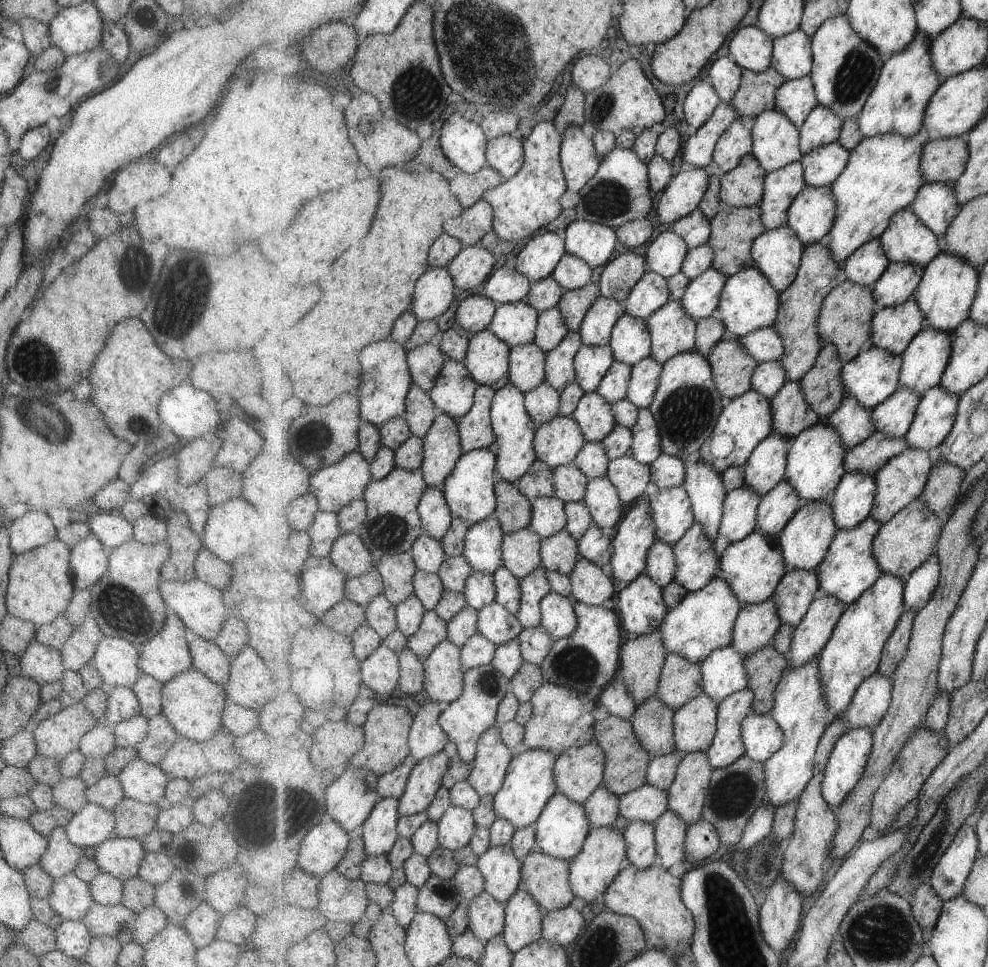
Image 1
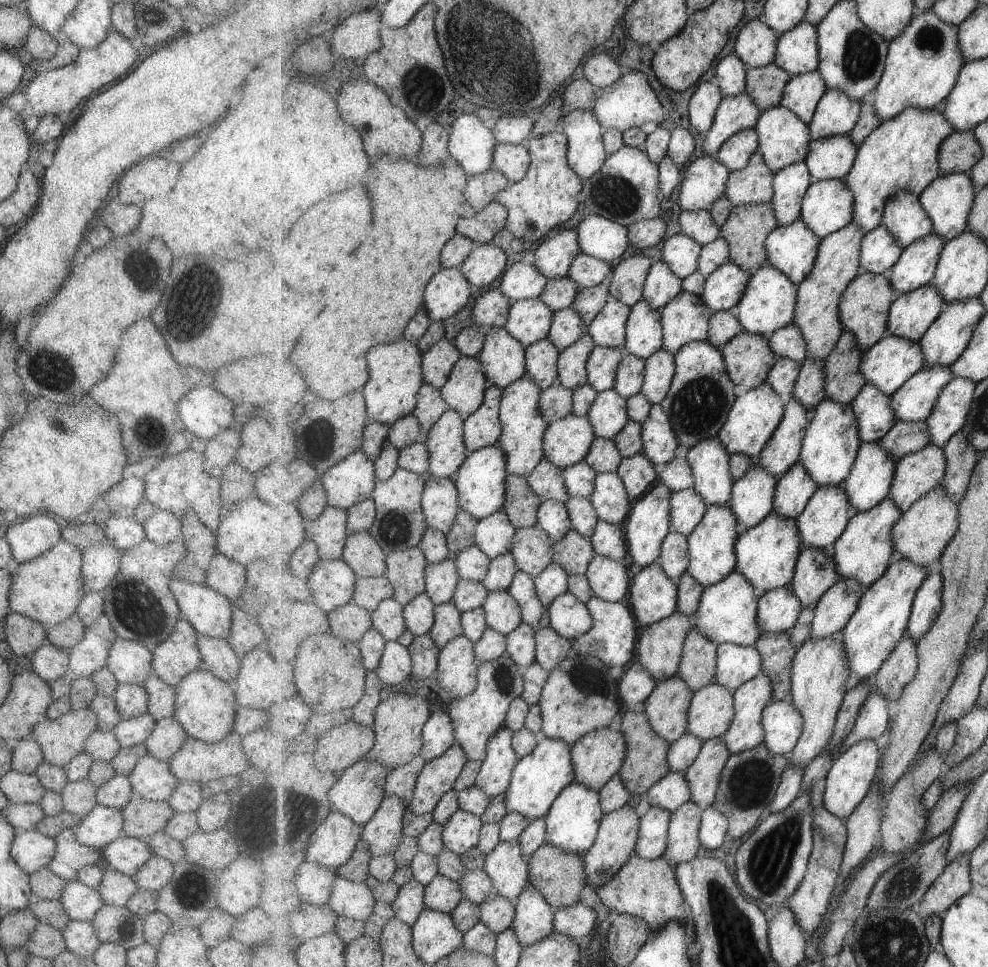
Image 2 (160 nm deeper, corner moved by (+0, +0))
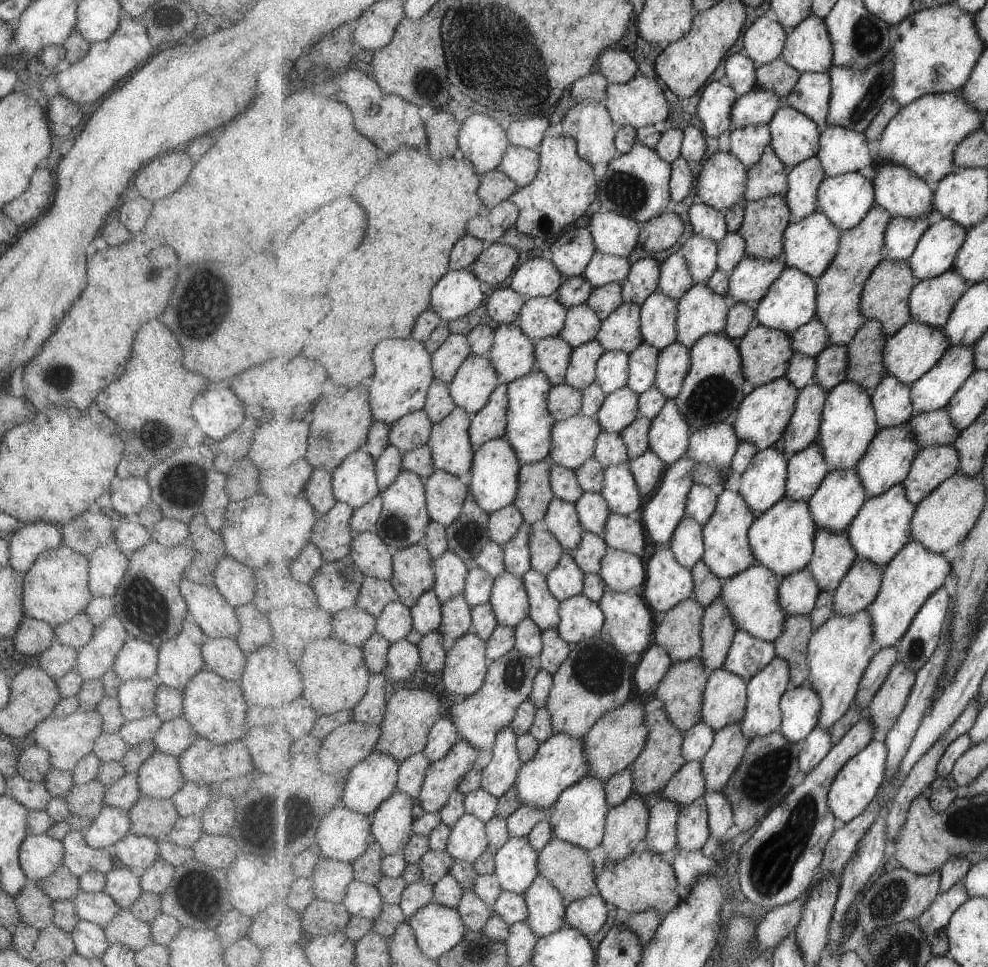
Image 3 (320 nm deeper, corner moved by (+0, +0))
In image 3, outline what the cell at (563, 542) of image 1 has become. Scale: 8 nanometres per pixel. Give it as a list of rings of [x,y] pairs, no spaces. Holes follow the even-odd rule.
[[[585,531],[580,547],[567,551],[567,553],[571,553],[576,558],[577,564],[580,564],[584,573],[588,575],[591,573],[600,574],[602,560],[608,550],[607,541],[602,536]]]

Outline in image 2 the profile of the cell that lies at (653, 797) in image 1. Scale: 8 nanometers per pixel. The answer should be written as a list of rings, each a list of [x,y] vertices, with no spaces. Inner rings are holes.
[[[670,772],[655,786],[649,788],[641,798],[646,798],[651,807],[657,806],[673,813],[691,801],[691,788],[685,773]]]

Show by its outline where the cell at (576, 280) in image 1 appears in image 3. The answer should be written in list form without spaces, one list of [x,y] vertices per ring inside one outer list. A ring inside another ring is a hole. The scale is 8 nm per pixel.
[[[597,251],[583,277],[590,280],[596,288],[611,283],[623,283],[628,279],[631,271],[632,264],[628,257]]]

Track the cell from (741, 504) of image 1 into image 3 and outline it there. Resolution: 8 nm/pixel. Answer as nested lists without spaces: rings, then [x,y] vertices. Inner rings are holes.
[[[776,445],[760,450],[751,466],[740,476],[739,492],[744,494],[756,515],[762,515],[788,491],[788,458]]]

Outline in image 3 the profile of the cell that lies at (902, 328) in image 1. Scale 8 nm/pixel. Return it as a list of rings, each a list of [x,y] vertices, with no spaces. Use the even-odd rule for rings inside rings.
[[[957,269],[919,281],[909,299],[913,318],[937,328],[944,328],[952,318],[956,304],[972,285]]]

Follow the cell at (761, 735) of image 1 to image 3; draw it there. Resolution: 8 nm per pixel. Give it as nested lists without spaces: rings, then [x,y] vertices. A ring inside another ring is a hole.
[[[809,683],[792,686],[780,704],[784,720],[780,728],[794,743],[802,743],[814,731],[822,715],[822,700],[815,687]]]

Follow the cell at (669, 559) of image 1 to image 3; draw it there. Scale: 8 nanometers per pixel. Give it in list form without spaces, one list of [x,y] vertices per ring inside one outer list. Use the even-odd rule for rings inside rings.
[[[686,516],[674,532],[671,548],[682,565],[693,568],[704,558],[706,551],[704,526],[693,517]]]

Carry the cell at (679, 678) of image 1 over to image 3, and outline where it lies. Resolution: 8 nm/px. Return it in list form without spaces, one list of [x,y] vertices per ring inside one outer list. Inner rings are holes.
[[[723,597],[717,598],[708,606],[703,624],[704,650],[699,656],[708,666],[708,671],[713,672],[724,666],[740,628]]]

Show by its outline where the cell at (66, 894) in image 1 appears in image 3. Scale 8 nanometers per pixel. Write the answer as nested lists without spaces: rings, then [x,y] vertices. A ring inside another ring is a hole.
[[[79,889],[72,898],[78,920],[89,921],[102,927],[121,910],[105,893],[86,893]]]

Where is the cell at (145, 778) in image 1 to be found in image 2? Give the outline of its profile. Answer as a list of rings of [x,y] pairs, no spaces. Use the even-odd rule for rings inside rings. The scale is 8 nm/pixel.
[[[144,755],[127,774],[133,796],[149,801],[166,801],[178,779],[169,772],[167,763]]]

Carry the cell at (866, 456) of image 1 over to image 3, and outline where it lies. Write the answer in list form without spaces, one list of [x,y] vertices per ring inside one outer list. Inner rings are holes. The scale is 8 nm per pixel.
[[[947,407],[930,413],[918,413],[909,422],[918,434],[920,450],[930,446],[955,445],[962,433]]]

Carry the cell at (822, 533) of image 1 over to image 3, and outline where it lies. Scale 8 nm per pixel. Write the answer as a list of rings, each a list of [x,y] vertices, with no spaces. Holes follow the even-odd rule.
[[[857,468],[831,469],[827,478],[820,484],[820,490],[808,500],[808,503],[816,518],[818,530],[821,527],[829,527],[835,532],[843,532],[848,530],[849,525],[860,514],[861,507],[868,502],[868,499],[868,490]]]

